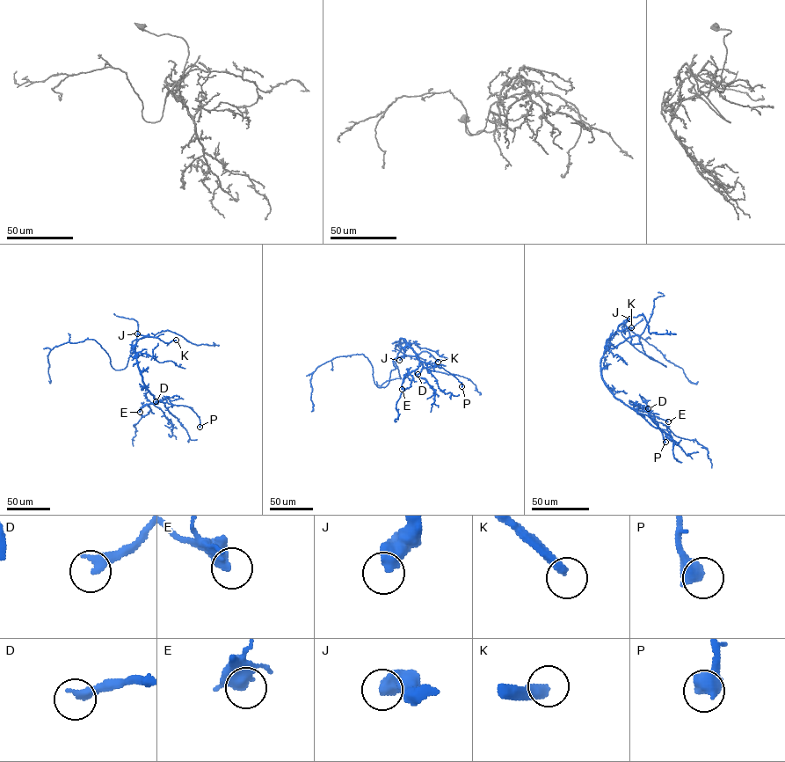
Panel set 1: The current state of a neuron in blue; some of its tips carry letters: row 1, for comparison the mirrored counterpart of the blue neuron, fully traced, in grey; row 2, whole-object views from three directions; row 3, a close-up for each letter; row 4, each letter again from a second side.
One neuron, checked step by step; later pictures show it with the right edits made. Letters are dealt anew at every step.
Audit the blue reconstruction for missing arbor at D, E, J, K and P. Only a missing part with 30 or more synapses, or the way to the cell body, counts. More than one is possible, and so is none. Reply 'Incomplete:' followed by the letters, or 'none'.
Incomplete: D, K

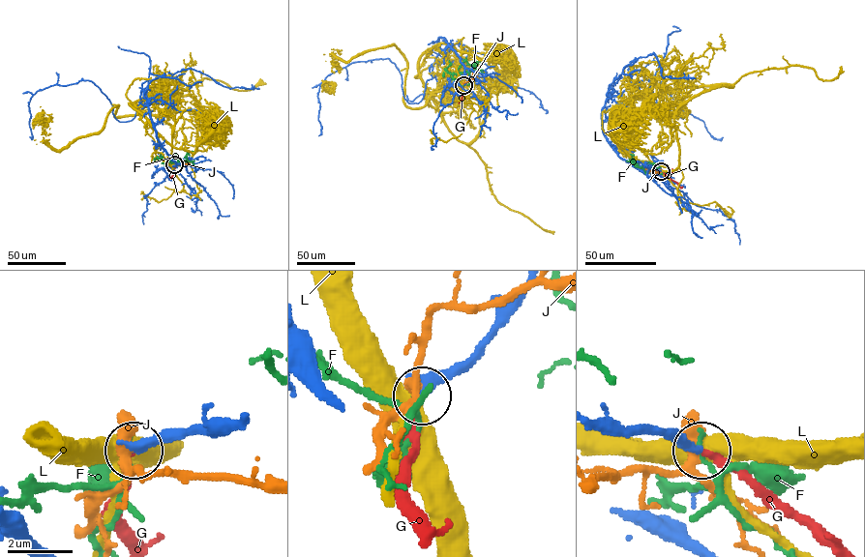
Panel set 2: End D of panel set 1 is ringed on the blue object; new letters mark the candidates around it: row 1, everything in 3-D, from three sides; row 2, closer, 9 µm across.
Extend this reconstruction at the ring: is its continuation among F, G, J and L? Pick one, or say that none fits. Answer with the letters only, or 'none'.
G

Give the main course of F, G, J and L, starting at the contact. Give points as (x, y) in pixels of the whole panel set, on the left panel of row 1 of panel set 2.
F: (174, 164), (168, 166), (163, 161), (177, 157), (186, 161), (188, 152), (194, 152)
G: (174, 164), (169, 177)
J: (174, 164), (185, 164), (186, 161)
L: (174, 164), (130, 104), (148, 96), (59, 150), (38, 113), (41, 125)

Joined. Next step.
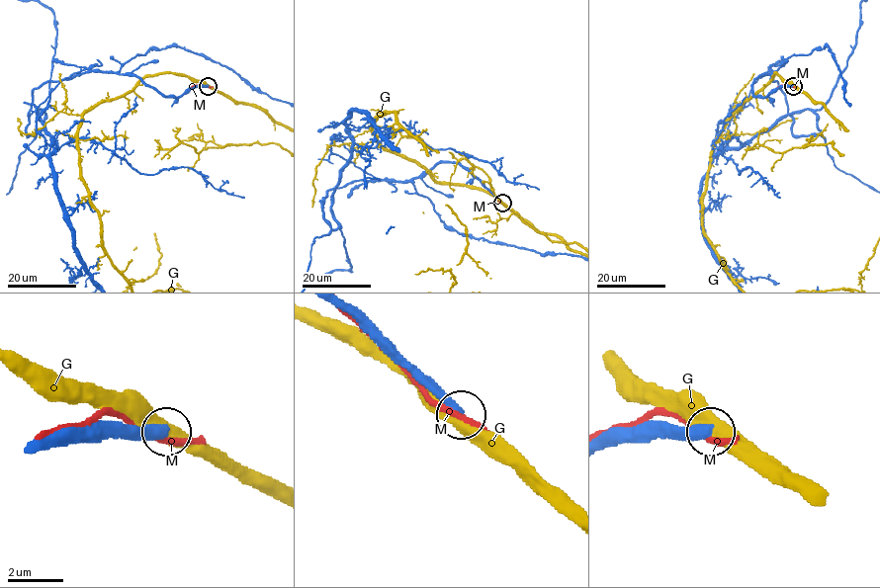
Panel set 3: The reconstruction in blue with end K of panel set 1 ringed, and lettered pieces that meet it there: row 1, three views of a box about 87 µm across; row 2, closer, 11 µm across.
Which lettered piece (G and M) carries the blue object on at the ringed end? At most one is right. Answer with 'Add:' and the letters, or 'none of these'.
Add: none of these

